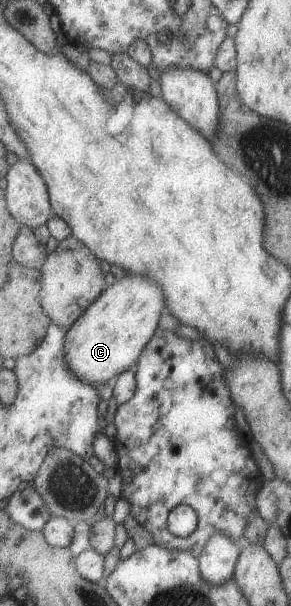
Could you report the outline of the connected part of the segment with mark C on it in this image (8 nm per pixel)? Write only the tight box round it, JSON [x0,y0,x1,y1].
[63,273,164,386]

